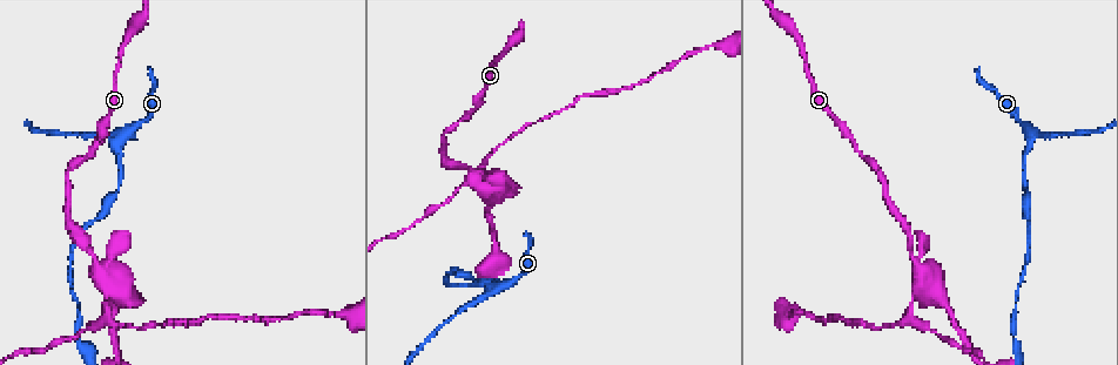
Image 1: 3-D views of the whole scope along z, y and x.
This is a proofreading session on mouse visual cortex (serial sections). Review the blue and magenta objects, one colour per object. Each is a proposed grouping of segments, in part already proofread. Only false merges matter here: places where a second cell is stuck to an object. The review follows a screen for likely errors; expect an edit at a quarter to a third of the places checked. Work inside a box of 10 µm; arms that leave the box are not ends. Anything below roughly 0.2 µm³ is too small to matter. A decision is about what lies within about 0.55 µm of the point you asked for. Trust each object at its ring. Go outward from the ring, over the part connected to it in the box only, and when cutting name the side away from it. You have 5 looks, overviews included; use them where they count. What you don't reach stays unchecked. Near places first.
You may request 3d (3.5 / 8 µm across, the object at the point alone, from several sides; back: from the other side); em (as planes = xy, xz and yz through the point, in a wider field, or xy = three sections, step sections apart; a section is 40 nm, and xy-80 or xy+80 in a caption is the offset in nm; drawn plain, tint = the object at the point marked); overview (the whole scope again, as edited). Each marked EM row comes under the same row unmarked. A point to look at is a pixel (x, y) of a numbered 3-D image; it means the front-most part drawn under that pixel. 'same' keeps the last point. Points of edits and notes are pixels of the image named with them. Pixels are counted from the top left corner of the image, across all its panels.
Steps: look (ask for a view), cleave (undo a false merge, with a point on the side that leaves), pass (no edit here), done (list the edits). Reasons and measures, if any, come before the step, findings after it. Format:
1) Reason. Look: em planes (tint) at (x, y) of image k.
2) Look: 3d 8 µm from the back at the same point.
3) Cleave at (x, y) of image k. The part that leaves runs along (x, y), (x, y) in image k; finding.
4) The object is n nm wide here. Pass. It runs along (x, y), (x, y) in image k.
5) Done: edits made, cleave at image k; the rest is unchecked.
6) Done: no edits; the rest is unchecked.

Narrows sharply. Look: 3d 8 µm at (107, 278) of image 1.

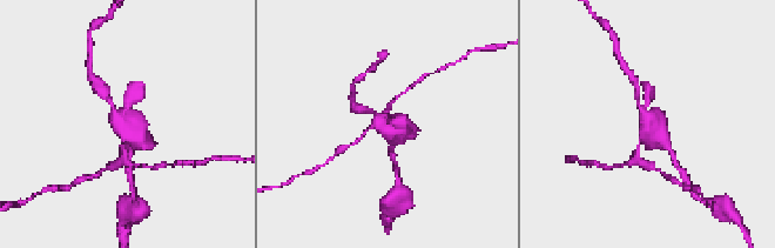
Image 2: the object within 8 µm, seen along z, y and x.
Need the tissue. Look: em xy step 2 (tint) at the same point.

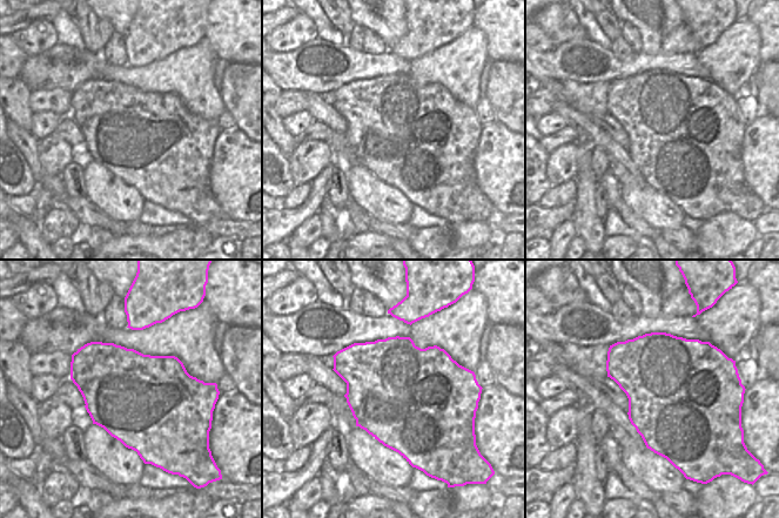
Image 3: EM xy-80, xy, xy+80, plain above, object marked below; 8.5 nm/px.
Cleave at (635, 160) of image 2. The part that leaves runs along (639, 140), (632, 161), (613, 167) in image 2; a second cell is stuck on.

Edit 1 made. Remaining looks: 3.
Narrows sharply. Look: 3d 3.5 µm at (500, 284) of image 1.

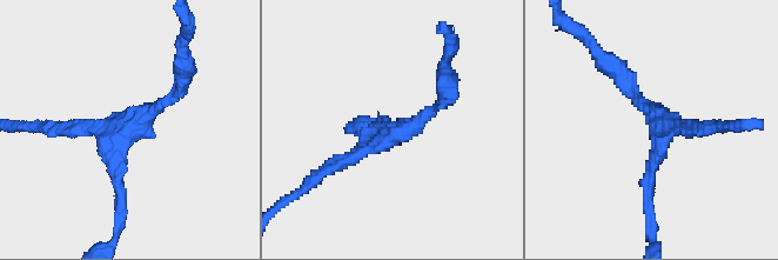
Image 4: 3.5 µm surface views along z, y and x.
Pass. It runs along (182, 80), (114, 145), (121, 195) in image 4; all the same cell.

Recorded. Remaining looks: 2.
Done: edits made, cleave at image 2; the rest is unchecked.

